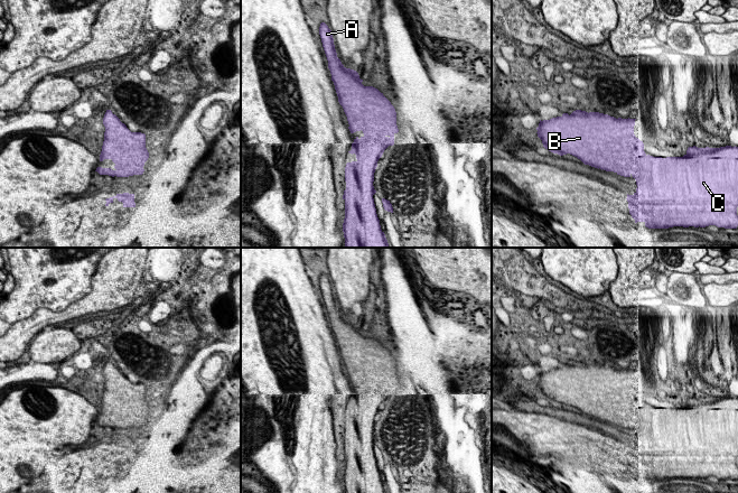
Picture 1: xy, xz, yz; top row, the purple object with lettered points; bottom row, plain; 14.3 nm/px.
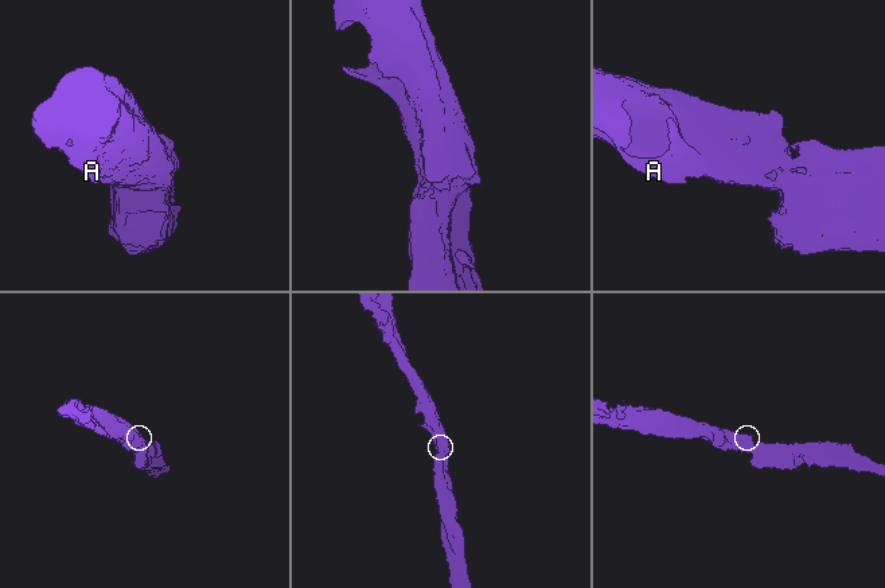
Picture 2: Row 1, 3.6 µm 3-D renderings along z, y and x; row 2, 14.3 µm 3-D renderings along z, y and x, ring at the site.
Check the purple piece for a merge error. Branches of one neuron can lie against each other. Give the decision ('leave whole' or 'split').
leave whole

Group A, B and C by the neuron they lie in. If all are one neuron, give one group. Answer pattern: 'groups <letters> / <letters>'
groups A B C

